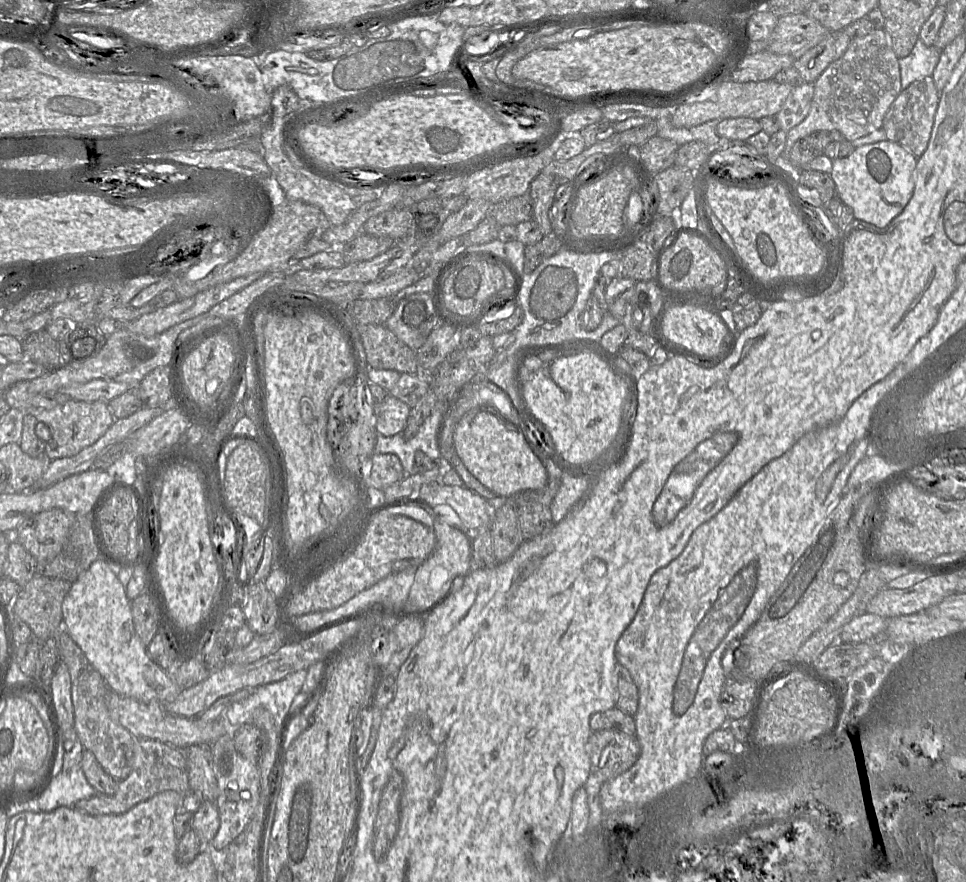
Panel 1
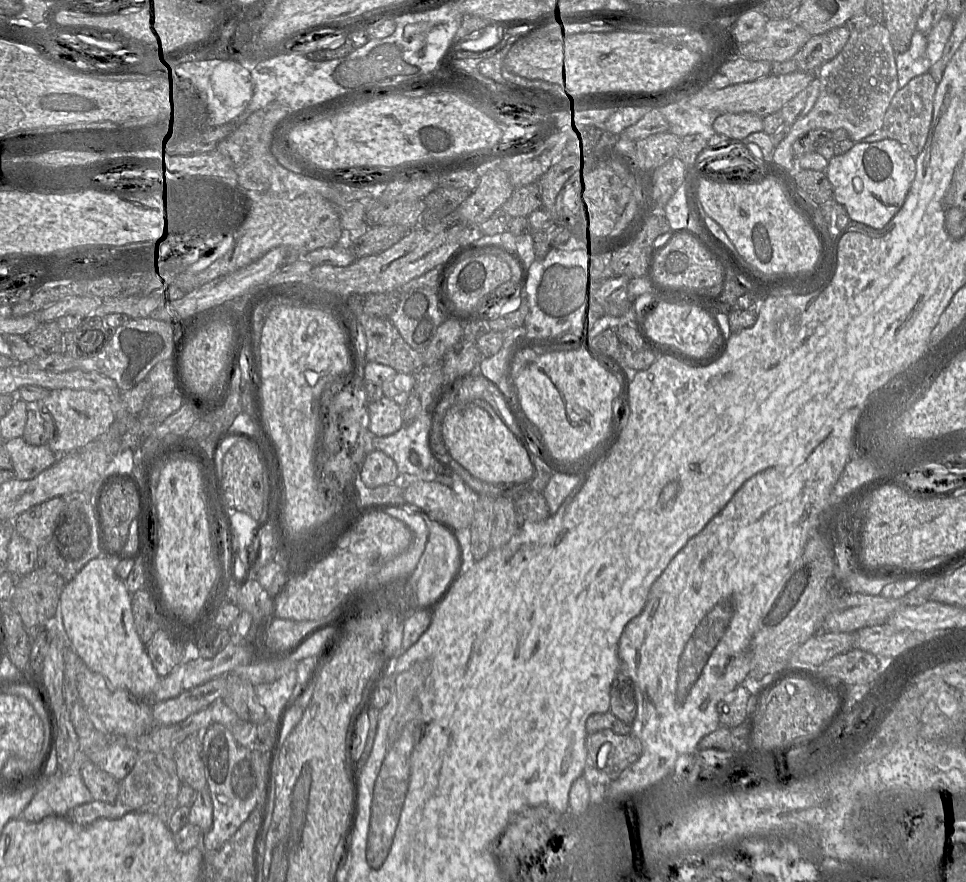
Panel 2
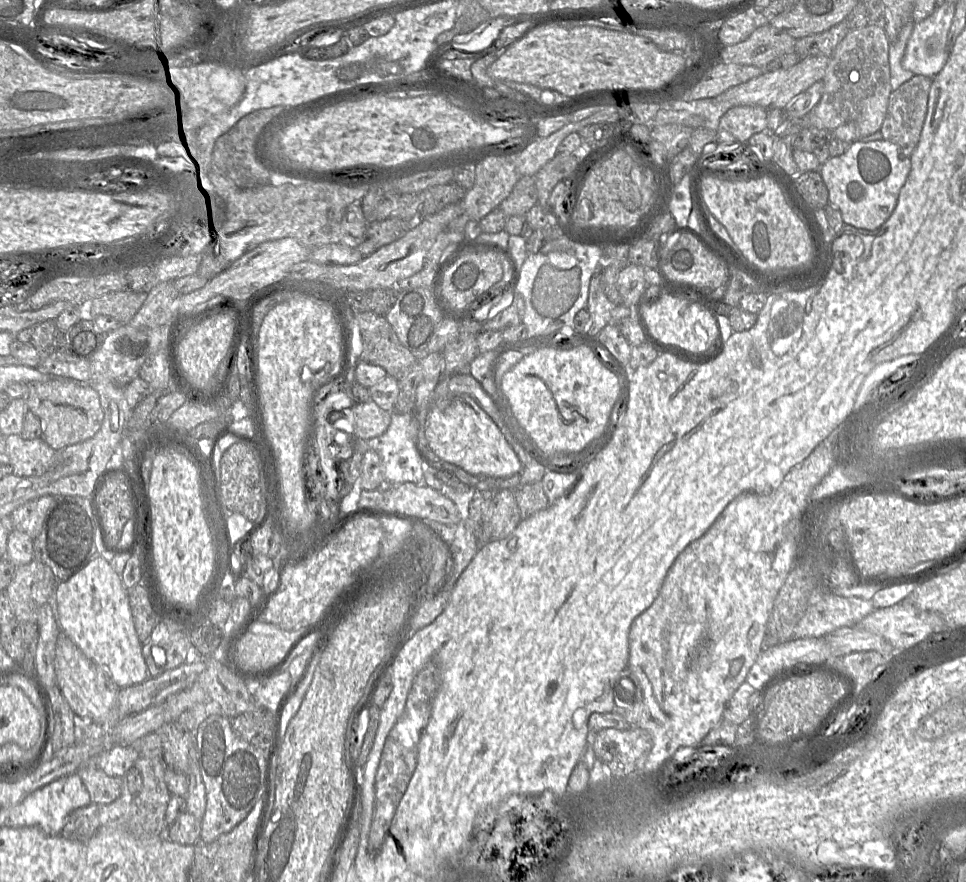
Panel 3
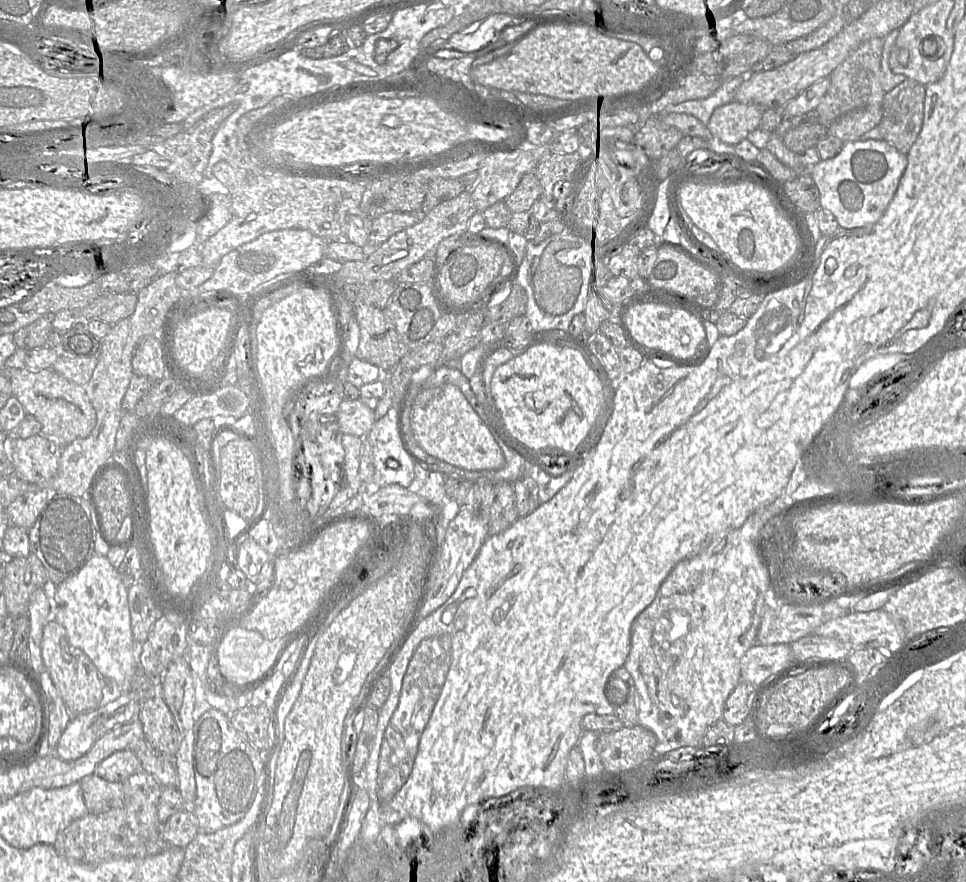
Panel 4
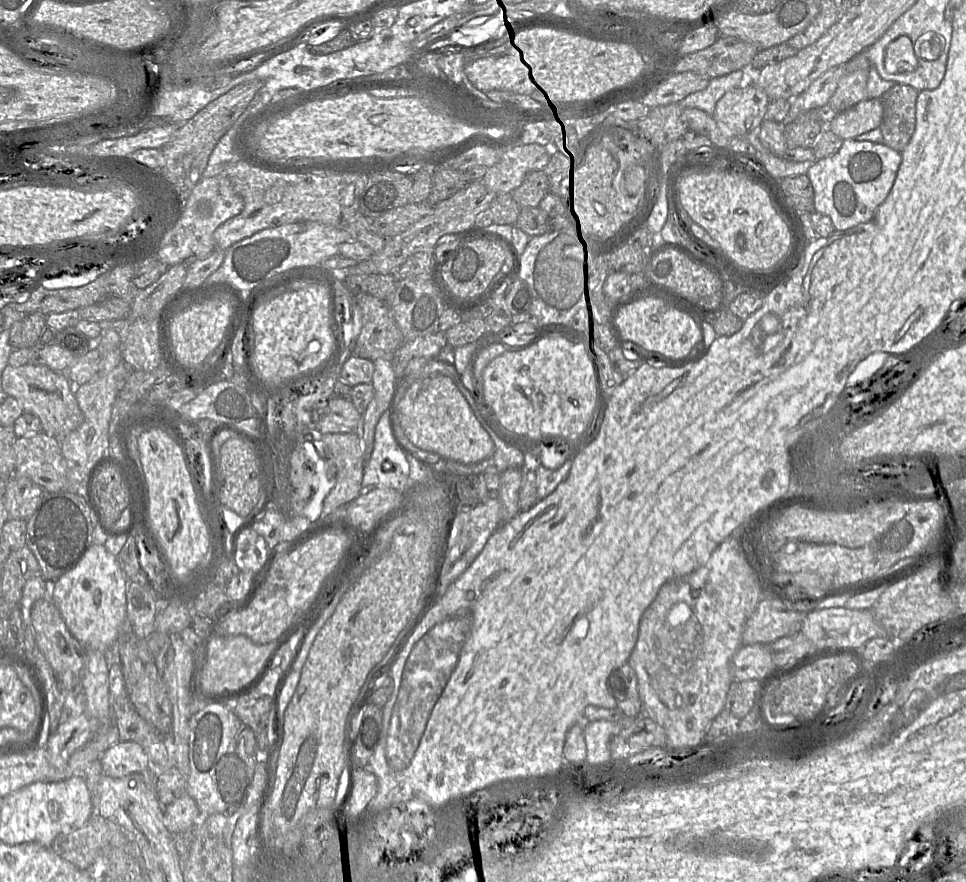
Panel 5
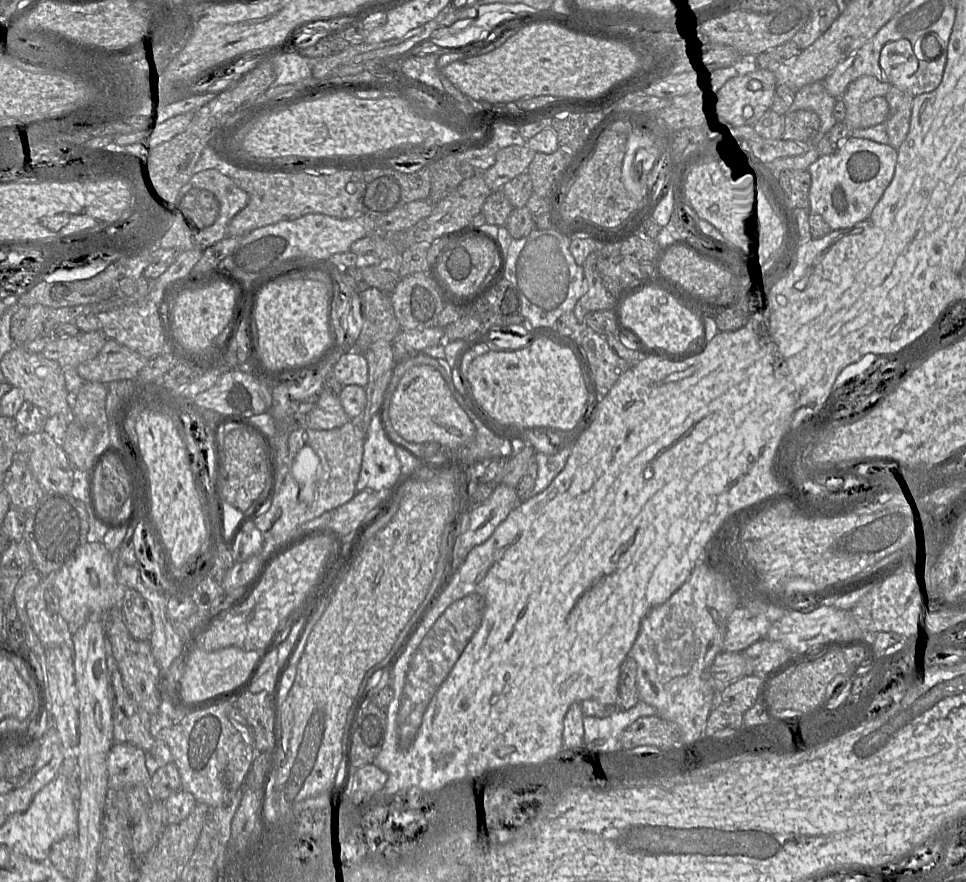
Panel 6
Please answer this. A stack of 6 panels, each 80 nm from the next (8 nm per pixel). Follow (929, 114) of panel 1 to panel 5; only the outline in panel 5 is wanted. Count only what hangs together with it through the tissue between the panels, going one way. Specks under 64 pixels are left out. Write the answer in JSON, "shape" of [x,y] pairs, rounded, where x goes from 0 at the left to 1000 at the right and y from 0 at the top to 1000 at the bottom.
{"shape":[[[928,94],[911,110],[915,128],[910,143],[915,163],[934,172],[948,143],[948,115],[951,103],[940,95]]]}

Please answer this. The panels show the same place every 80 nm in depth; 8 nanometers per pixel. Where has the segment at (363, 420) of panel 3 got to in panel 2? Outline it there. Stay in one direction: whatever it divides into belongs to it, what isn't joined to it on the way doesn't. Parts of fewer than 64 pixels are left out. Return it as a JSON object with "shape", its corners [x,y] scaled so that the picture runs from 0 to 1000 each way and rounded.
{"shape":[[[396,449],[381,457],[382,488],[386,494],[402,494],[417,483],[417,461]]]}

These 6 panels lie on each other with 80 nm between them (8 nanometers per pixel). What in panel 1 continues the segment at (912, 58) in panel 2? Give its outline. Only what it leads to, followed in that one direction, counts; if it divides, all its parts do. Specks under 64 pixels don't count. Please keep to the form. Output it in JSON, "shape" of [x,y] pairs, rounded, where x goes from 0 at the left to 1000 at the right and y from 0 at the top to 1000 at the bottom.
{"shape":[[[950,43],[942,61],[930,67],[933,101],[939,100],[948,91],[965,86],[973,61],[974,58],[968,52],[960,52]]]}

